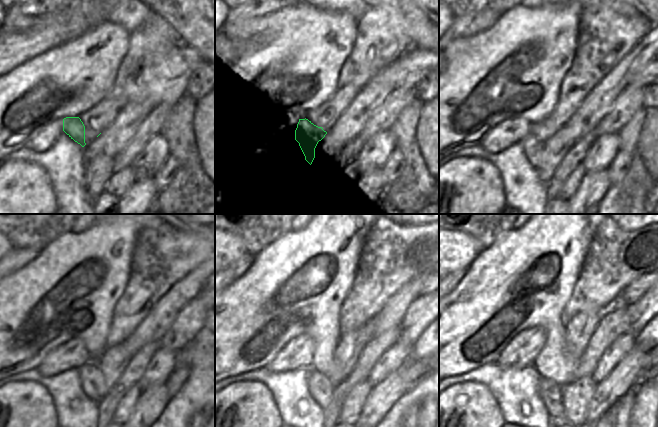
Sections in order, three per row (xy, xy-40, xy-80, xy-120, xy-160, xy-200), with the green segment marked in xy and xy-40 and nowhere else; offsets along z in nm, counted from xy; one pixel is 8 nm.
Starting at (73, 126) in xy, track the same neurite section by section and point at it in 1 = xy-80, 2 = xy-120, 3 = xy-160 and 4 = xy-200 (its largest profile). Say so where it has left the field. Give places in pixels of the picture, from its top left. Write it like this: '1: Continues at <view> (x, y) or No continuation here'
1: Continues at xy-80 (533, 145)
2: Continues at xy-120 (92, 381)
3: Continues at xy-160 (321, 388)
4: Continues at xy-200 (550, 392)

